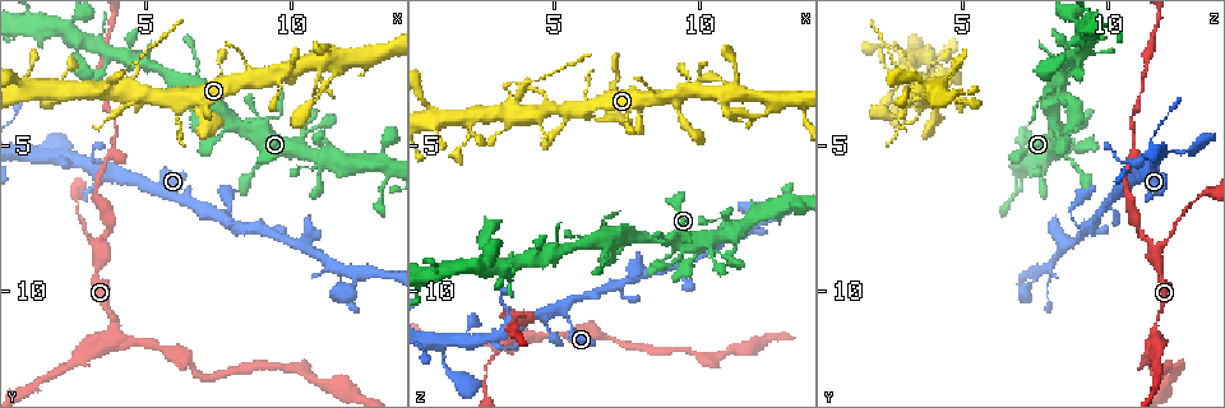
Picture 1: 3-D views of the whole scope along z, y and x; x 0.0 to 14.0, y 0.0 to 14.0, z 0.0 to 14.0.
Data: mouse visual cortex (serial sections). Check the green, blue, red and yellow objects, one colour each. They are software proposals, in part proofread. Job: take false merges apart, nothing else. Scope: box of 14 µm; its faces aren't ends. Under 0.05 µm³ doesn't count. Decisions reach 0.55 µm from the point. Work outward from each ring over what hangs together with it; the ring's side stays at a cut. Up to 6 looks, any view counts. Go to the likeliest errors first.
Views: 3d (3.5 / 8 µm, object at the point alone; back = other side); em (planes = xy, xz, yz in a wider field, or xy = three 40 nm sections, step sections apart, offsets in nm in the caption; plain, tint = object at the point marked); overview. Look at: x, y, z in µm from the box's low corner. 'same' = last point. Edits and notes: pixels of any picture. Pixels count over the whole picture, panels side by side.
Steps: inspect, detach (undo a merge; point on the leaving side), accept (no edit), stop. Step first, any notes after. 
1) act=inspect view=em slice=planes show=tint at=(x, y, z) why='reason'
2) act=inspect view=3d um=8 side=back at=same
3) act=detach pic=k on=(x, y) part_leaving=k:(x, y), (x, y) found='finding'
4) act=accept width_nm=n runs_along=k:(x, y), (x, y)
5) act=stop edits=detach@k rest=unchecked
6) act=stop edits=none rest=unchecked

act=inspect view=3d um=3.5 at=(4.0, 11.0, 11.7) why='sharp bend'

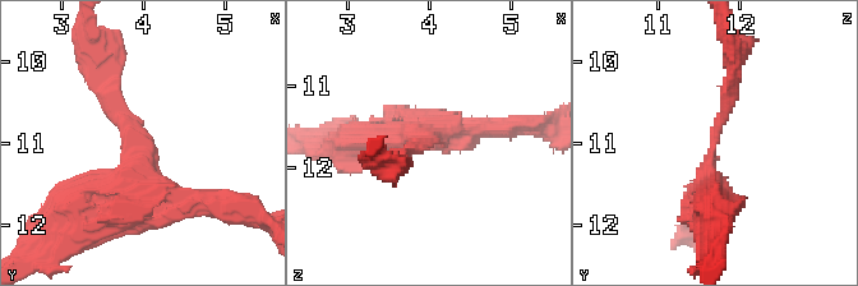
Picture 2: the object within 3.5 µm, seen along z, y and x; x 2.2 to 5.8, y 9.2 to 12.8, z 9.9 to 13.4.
act=inspect view=em slice=xy step=3 show=tint at=(3.90, 11.05, 11.65) arms=3 arm_widths_nm=200,300,350 why='now the EM'

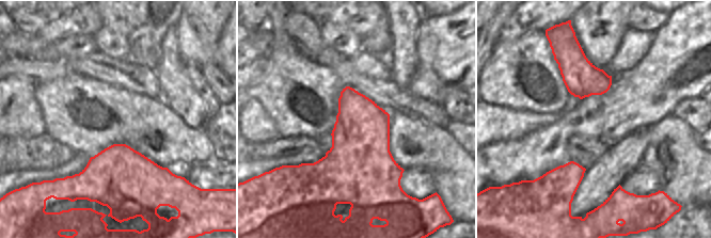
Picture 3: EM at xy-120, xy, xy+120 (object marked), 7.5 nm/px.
act=accept runs_along=2:(96, 77), (139, 183), (179, 207) found='all the same cell'

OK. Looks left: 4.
act=inspect view=3d um=3.5 at=(3.7, 8.7, 11.5) why='a narrow waist'

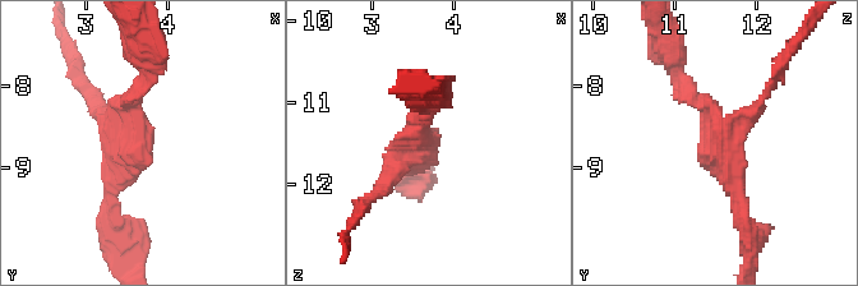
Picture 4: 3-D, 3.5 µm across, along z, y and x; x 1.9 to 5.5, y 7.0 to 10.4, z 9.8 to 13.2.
act=inspect view=em slice=xy step=5 show=tint at=(3.60, 8.75, 11.60) why='need the tissue'

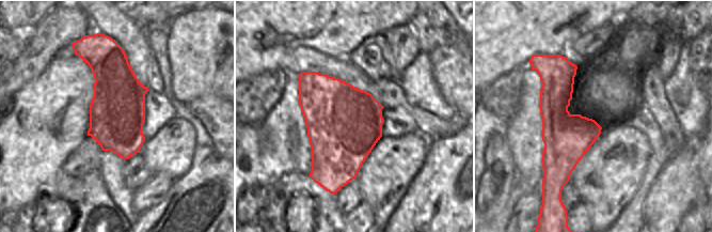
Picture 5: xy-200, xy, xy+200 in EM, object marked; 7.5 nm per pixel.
act=inspect view=em slice=xy step=2 show=tint at=same why='cut it another way'

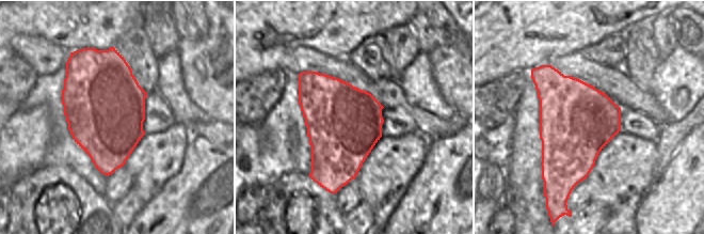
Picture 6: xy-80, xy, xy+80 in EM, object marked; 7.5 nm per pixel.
act=accept found='continuous, no second cell'

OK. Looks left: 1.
act=stop edits=none rest=unchecked

